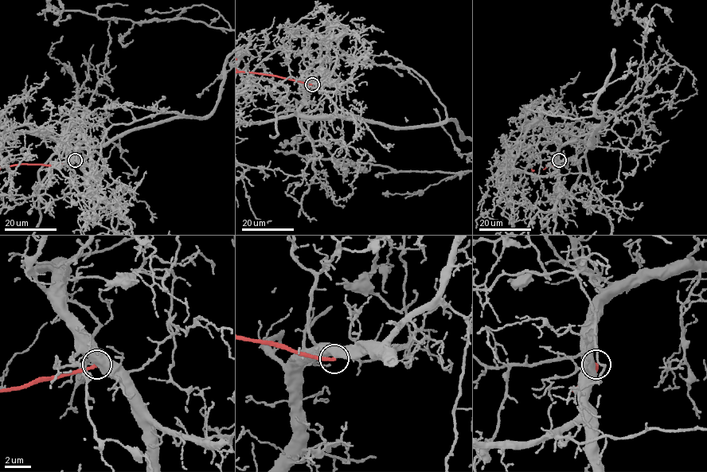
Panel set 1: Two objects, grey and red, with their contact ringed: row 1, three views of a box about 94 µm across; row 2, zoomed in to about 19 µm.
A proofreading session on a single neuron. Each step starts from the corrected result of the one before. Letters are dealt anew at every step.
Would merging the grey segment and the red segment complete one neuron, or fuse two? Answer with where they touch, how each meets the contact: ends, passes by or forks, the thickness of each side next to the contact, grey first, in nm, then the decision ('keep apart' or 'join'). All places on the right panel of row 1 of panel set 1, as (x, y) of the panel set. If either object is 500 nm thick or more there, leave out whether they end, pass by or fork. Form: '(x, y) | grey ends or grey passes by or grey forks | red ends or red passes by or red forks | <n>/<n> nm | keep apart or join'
(559, 160) | 800/280 nm | keep apart

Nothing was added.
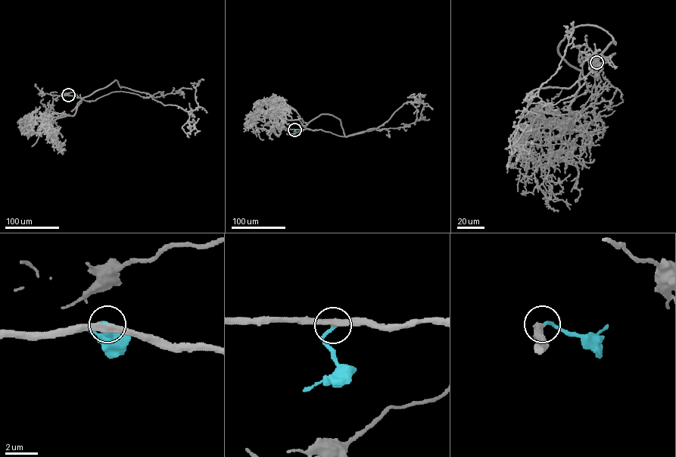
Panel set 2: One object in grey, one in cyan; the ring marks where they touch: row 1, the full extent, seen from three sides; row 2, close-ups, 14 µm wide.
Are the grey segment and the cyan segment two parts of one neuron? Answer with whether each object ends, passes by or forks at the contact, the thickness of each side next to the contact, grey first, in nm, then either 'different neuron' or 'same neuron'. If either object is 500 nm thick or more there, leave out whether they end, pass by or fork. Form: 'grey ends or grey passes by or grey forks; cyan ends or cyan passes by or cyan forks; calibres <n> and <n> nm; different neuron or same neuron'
grey passes by; cyan ends; calibres 380 and 200 nm; same neuron

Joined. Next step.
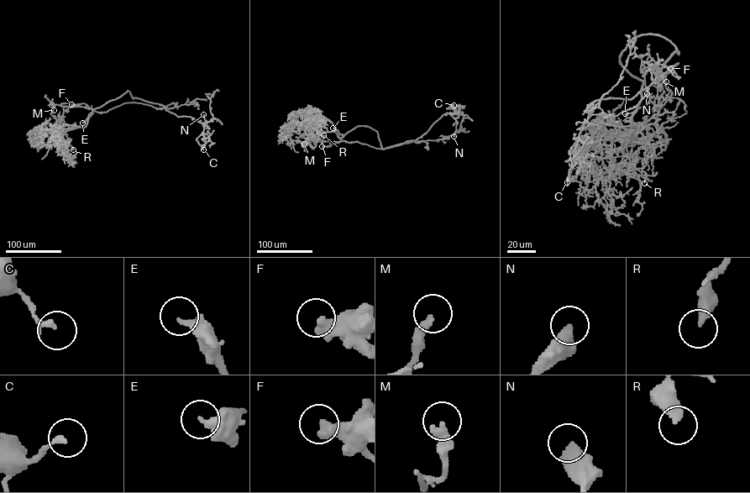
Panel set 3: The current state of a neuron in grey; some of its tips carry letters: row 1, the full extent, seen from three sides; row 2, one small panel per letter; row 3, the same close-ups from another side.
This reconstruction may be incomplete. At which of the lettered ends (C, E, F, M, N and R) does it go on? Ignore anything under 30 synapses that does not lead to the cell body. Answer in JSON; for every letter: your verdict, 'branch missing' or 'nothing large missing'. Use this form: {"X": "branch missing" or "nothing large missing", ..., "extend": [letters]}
{"C": "nothing large missing", "E": "nothing large missing", "F": "nothing large missing", "M": "nothing large missing", "N": "nothing large missing", "R": "nothing large missing", "extend": []}

